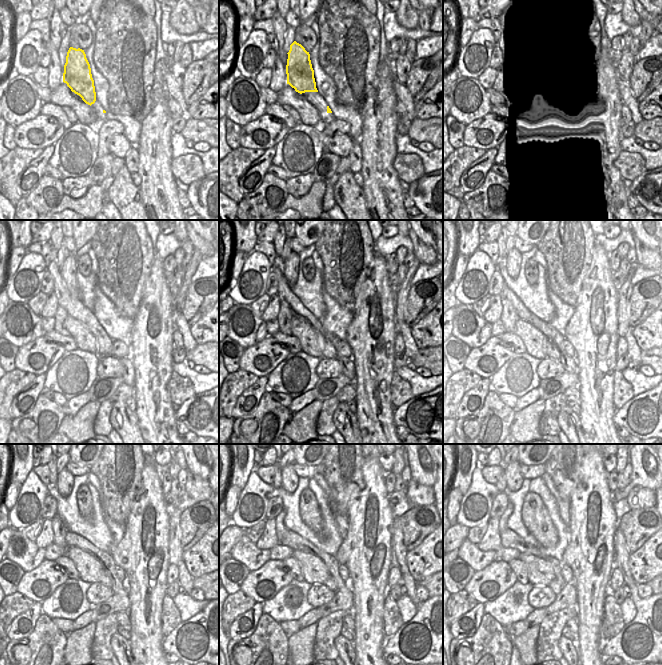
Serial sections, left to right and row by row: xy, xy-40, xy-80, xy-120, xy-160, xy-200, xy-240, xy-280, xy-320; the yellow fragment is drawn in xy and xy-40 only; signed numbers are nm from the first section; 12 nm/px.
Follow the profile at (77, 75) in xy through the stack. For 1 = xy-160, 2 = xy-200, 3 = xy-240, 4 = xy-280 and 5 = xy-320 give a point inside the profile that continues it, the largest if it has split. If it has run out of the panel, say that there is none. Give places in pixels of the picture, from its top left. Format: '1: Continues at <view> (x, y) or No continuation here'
1: Continues at xy-160 (291, 263)
2: Continues at xy-200 (514, 258)
3: Continues at xy-240 (65, 482)
4: Continues at xy-280 (290, 479)
5: Continues at xy-320 (514, 479).

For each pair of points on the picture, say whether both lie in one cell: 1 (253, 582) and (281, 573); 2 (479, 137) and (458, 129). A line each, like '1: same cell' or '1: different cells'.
1: same cell
2: different cells

